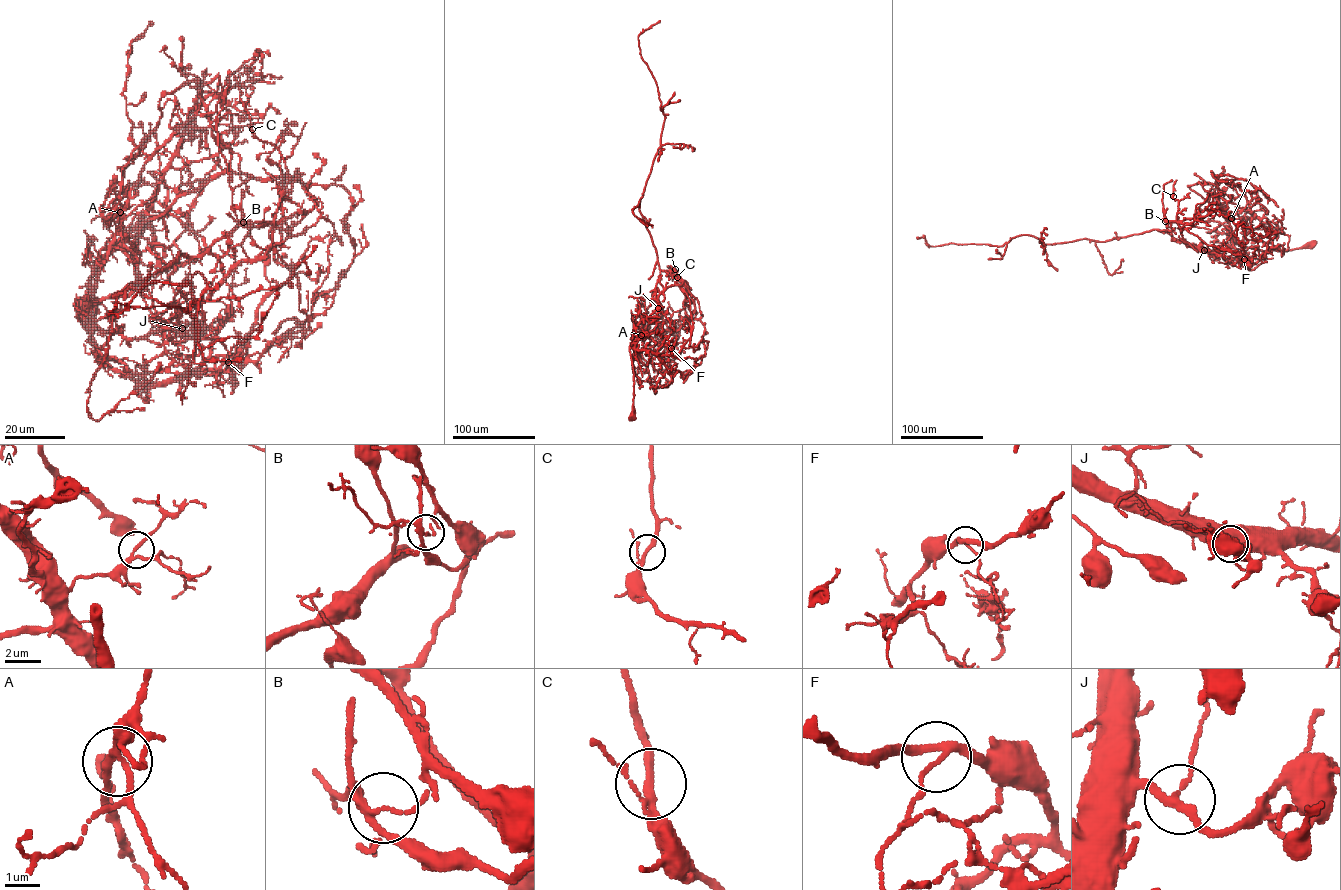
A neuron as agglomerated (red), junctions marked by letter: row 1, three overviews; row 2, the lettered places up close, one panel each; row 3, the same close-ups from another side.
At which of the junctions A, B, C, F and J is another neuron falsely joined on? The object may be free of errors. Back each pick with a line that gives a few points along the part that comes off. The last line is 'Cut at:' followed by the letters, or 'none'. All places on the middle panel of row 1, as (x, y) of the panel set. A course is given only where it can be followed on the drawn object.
Cut at: B

